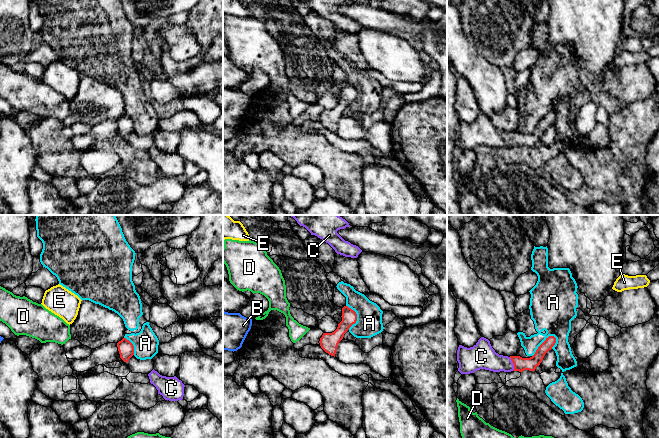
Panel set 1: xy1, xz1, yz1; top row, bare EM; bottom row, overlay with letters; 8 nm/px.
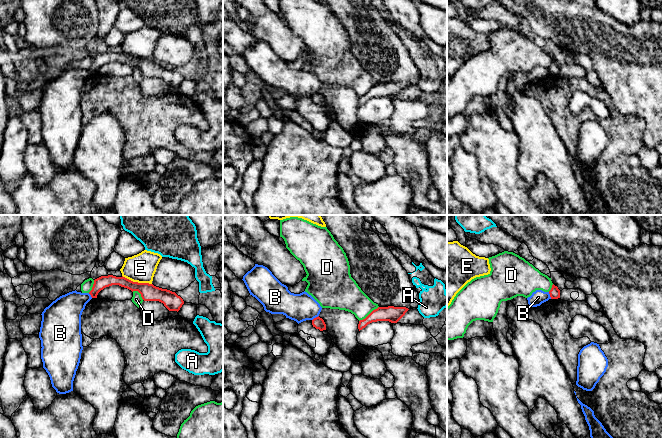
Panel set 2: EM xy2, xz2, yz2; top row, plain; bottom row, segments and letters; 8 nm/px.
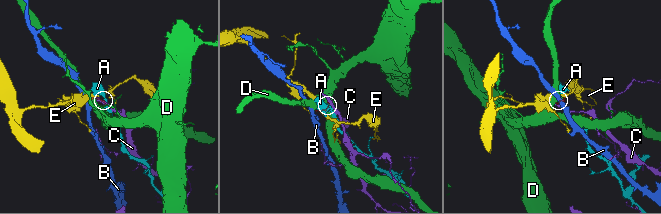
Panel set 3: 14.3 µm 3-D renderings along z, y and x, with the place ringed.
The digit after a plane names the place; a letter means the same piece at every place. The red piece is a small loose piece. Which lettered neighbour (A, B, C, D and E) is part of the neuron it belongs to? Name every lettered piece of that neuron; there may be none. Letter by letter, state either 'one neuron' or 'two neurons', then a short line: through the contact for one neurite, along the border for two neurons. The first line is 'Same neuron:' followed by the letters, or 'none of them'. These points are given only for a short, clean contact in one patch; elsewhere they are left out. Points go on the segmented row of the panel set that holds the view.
Same neuron: C
A: two neurons; line yz1 (556, 338), (549, 336), (532, 356)
B: two neurons; line xz2 (318, 315), (312, 320)
C: one neuron; line yz1 (520, 364), (513, 363), (496, 363), (483, 356)
D: two neurons
E: two neurons; line xy2 (122, 275), (133, 281), (151, 284)

